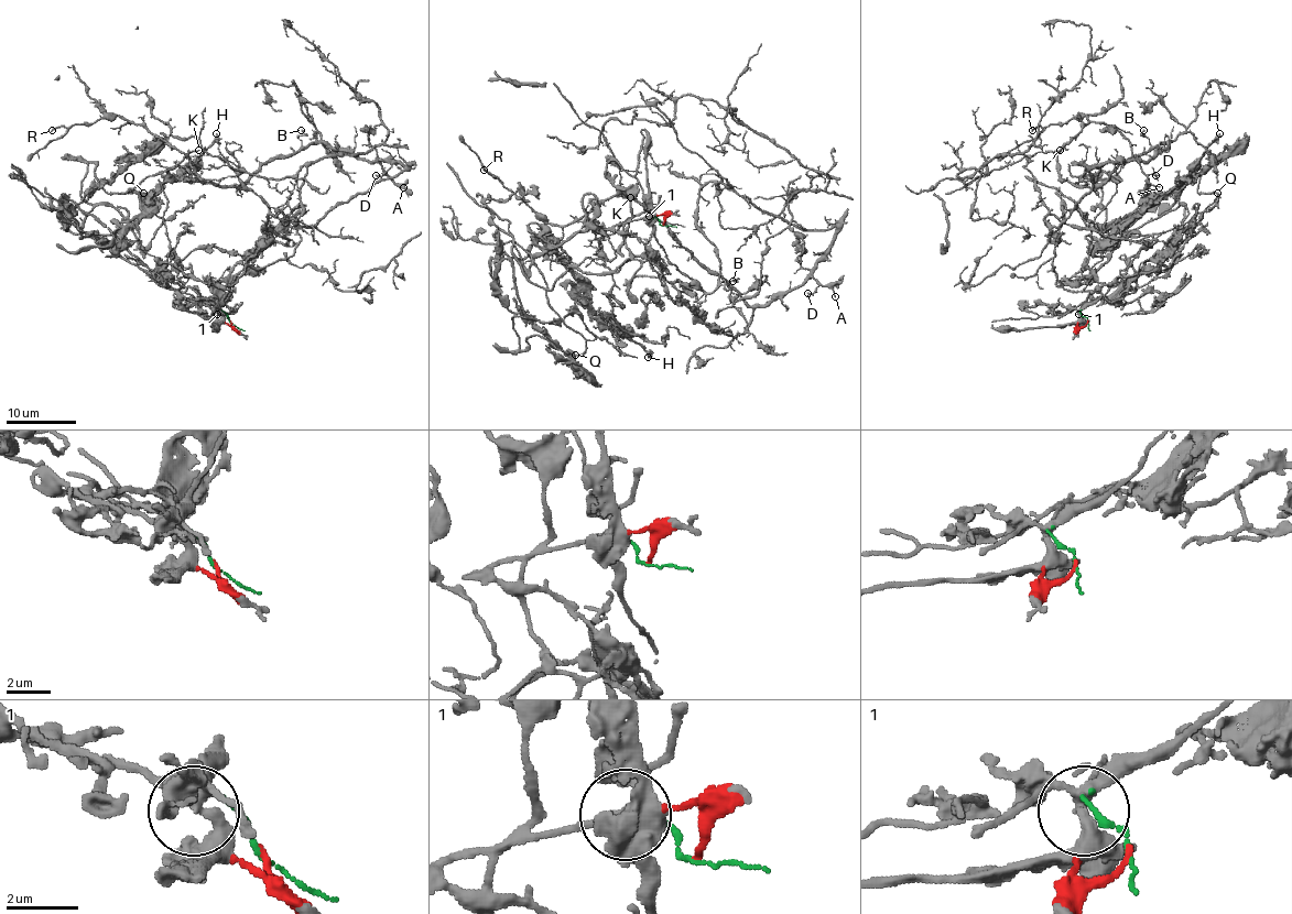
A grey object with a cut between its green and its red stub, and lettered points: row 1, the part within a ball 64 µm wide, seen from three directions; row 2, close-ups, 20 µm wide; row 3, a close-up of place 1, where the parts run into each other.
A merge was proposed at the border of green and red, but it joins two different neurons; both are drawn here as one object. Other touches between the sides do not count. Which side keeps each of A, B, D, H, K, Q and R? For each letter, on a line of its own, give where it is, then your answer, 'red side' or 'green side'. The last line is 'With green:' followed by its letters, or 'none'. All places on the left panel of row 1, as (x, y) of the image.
A: (403, 187) | green side
B: (301, 130) | green side
D: (376, 175) | green side
H: (216, 133) | red side
K: (198, 150) | green side
Q: (143, 193) | red side
R: (52, 130) | green side
With green: A, B, D, K, R

